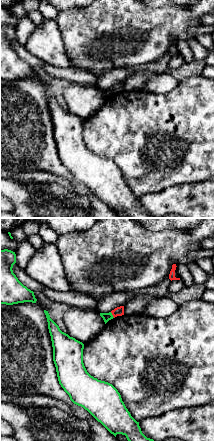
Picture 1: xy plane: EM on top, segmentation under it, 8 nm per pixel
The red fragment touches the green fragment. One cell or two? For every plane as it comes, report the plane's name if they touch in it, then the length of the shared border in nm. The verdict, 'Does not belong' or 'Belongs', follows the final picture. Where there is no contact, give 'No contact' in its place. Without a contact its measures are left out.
Touches red in xy. Shared border 60 nm

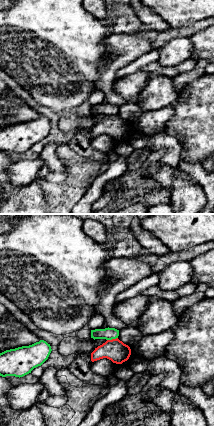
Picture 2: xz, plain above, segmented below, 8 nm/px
Touches red in xz. Shared border 90 nm

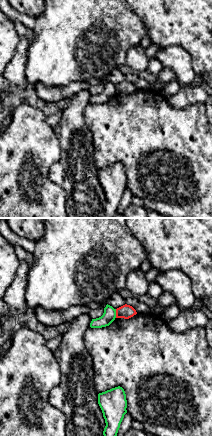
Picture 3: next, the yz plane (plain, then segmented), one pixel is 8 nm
Touches red in yz. Shared border 70 nm

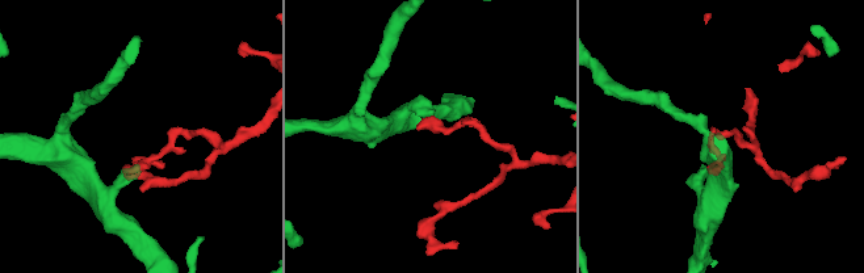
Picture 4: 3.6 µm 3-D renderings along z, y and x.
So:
Does not belong

